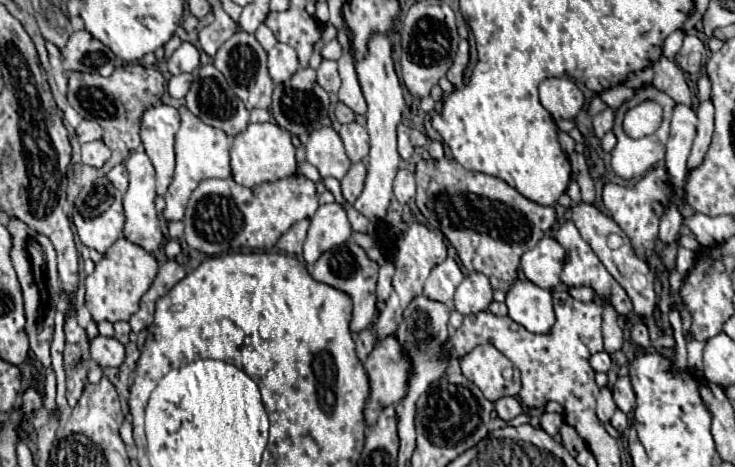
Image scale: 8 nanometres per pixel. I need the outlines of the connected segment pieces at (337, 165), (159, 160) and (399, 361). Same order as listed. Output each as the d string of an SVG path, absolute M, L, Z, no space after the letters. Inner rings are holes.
M318 127L308 135L304 145L306 161L312 163L322 177L342 179L350 169L350 159L344 151L340 135L332 127Z
M170 105L152 107L142 115L140 137L146 155L150 157L156 169L156 193L160 197L166 195L174 177L174 165L176 165L174 135L178 127L180 127L180 115Z
M394 335L374 345L364 369L370 379L370 397L364 405L364 421L372 427L384 407L398 403L398 399L406 395L406 355L402 355L400 343Z

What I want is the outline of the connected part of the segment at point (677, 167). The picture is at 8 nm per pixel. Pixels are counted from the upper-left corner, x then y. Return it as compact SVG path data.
M678 103L674 107L674 115L670 121L670 141L666 147L666 169L672 185L682 187L686 181L686 159L690 155L690 147L696 135L698 117L690 105Z

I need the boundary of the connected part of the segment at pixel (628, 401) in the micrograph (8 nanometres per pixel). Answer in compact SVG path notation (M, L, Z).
M628 375L618 377L616 385L612 387L612 393L614 393L614 401L616 401L620 411L630 413L636 407L636 395L634 395L634 389L632 389L632 383L630 383Z

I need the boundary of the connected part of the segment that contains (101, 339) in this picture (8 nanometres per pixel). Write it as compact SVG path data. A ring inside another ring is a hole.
M96 335L90 339L90 355L100 367L118 367L124 361L124 345L116 337Z

